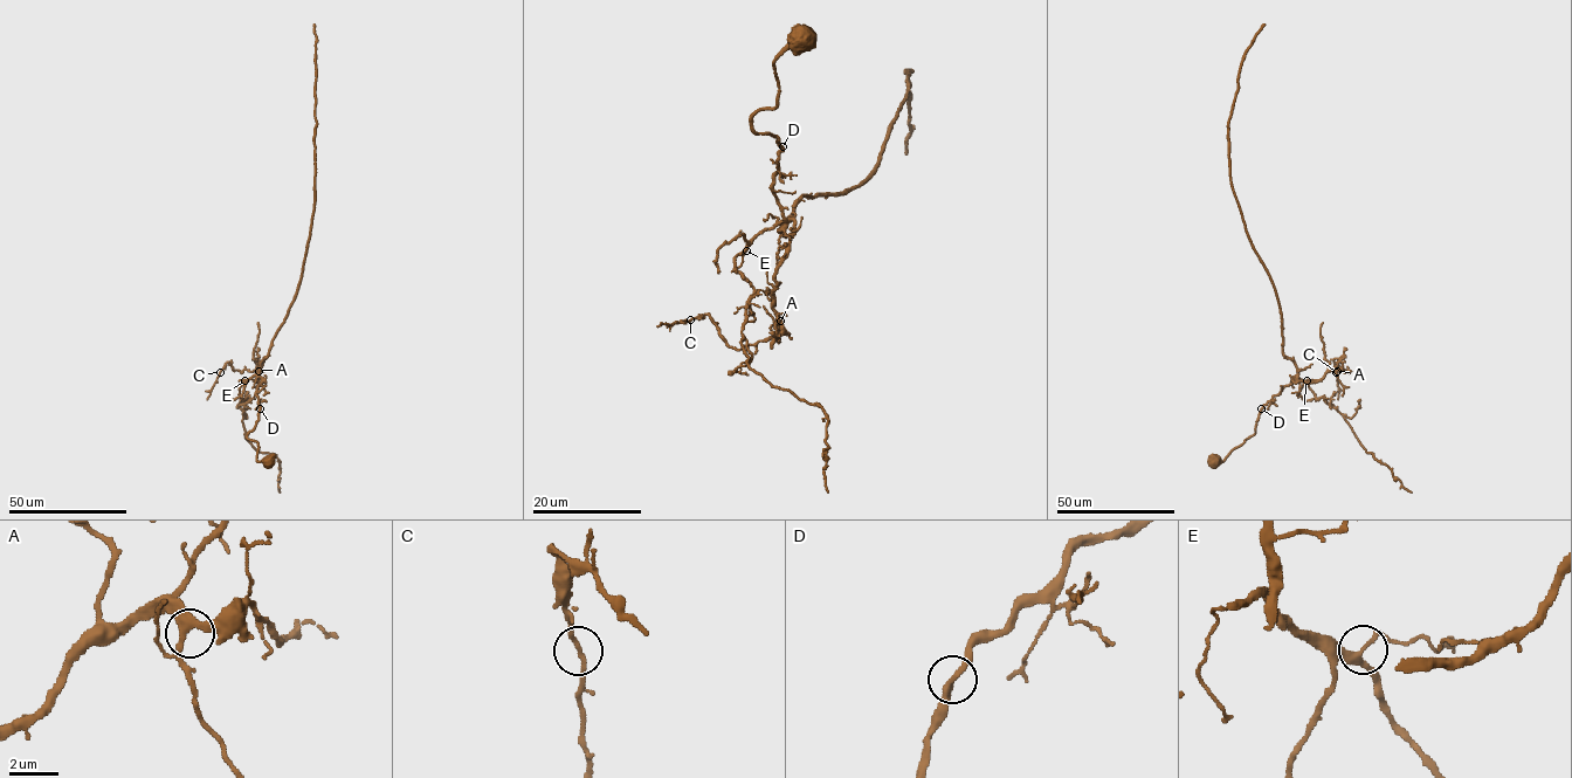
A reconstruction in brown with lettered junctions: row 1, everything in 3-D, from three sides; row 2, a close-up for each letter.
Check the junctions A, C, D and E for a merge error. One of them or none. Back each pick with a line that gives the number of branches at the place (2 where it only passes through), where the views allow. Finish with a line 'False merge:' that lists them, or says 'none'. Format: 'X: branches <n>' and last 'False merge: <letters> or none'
False merge: none

